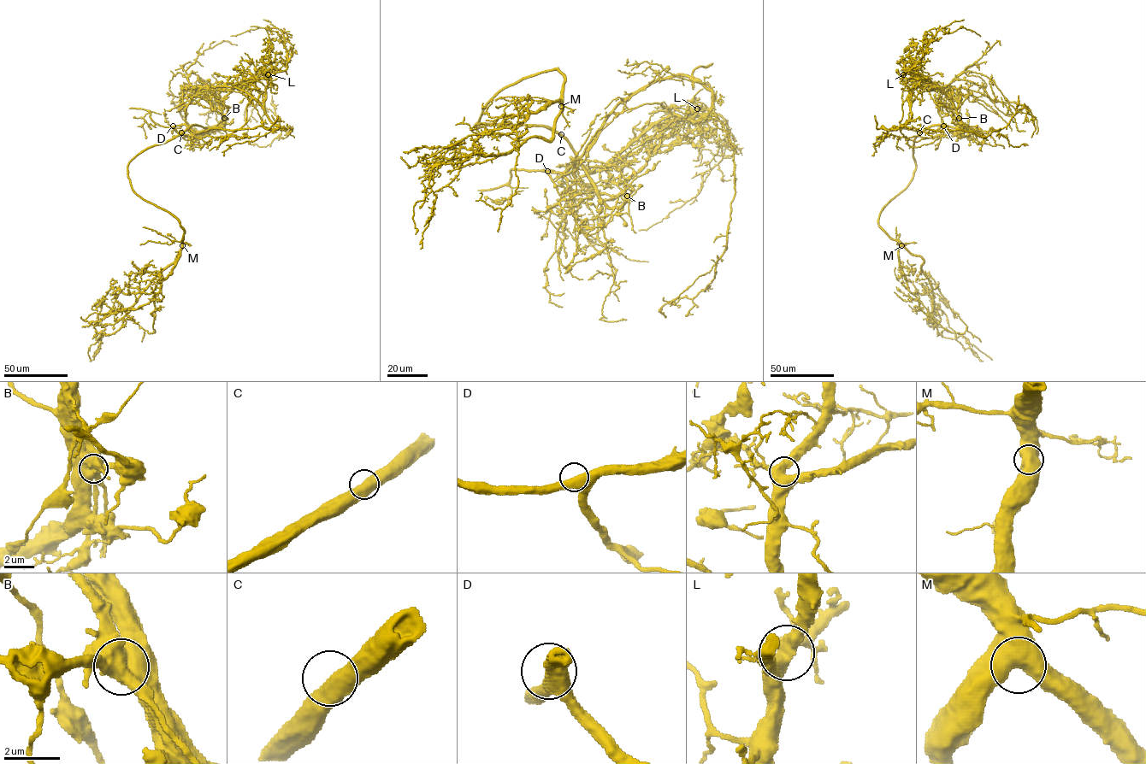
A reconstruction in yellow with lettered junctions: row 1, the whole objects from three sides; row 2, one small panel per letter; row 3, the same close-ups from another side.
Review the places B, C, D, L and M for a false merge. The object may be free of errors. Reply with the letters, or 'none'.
B

